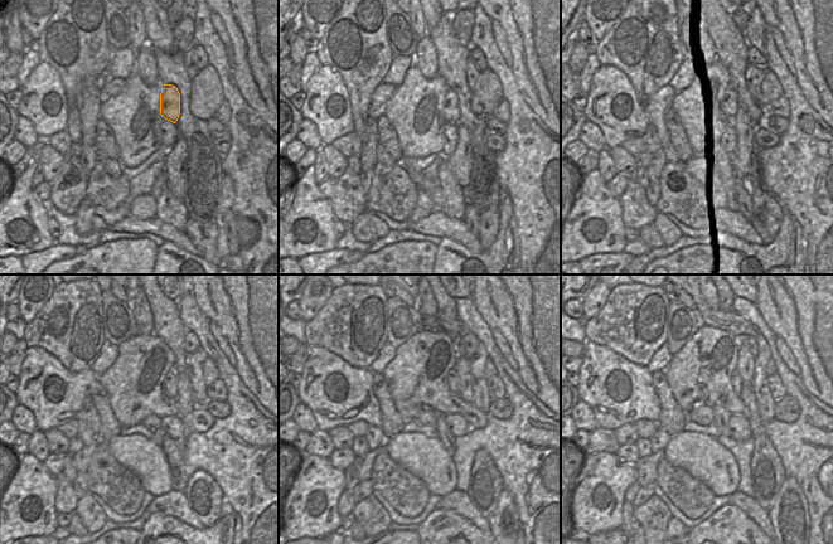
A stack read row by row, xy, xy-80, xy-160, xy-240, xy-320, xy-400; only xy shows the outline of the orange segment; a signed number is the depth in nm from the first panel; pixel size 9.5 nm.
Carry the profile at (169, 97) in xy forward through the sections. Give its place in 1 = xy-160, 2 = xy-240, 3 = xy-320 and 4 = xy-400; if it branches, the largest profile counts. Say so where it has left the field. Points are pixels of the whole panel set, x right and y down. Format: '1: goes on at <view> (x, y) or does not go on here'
1: goes on at xy-160 (735, 106)
2: goes on at xy-240 (170, 378)
3: goes on at xy-320 (453, 379)
4: goes on at xy-400 (736, 380)

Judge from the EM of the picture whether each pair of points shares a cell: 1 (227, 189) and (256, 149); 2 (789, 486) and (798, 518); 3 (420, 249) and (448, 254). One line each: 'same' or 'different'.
1: different
2: same
3: different

